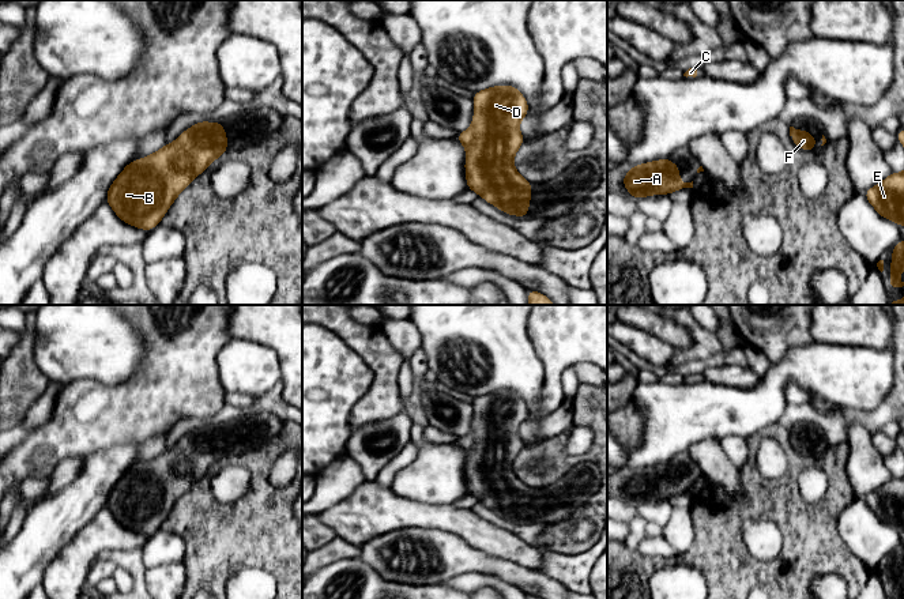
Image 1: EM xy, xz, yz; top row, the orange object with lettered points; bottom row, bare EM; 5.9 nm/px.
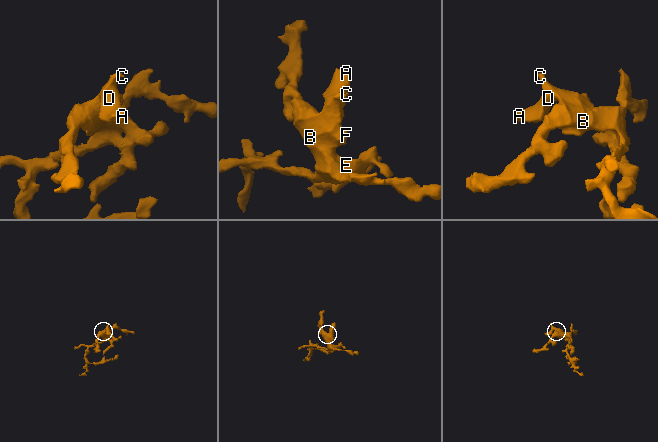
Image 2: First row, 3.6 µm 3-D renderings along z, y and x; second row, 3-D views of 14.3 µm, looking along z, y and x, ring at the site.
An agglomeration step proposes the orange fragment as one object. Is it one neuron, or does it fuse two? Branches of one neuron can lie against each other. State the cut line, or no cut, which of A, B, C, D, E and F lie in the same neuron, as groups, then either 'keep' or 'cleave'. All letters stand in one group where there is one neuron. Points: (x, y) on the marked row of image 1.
no cut | A B C D E F | keep

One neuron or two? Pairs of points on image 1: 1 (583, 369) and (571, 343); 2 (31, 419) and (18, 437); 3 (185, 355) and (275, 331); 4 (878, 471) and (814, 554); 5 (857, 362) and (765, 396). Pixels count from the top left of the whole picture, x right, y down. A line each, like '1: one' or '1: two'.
1: two
2: one
3: two
4: two
5: one

